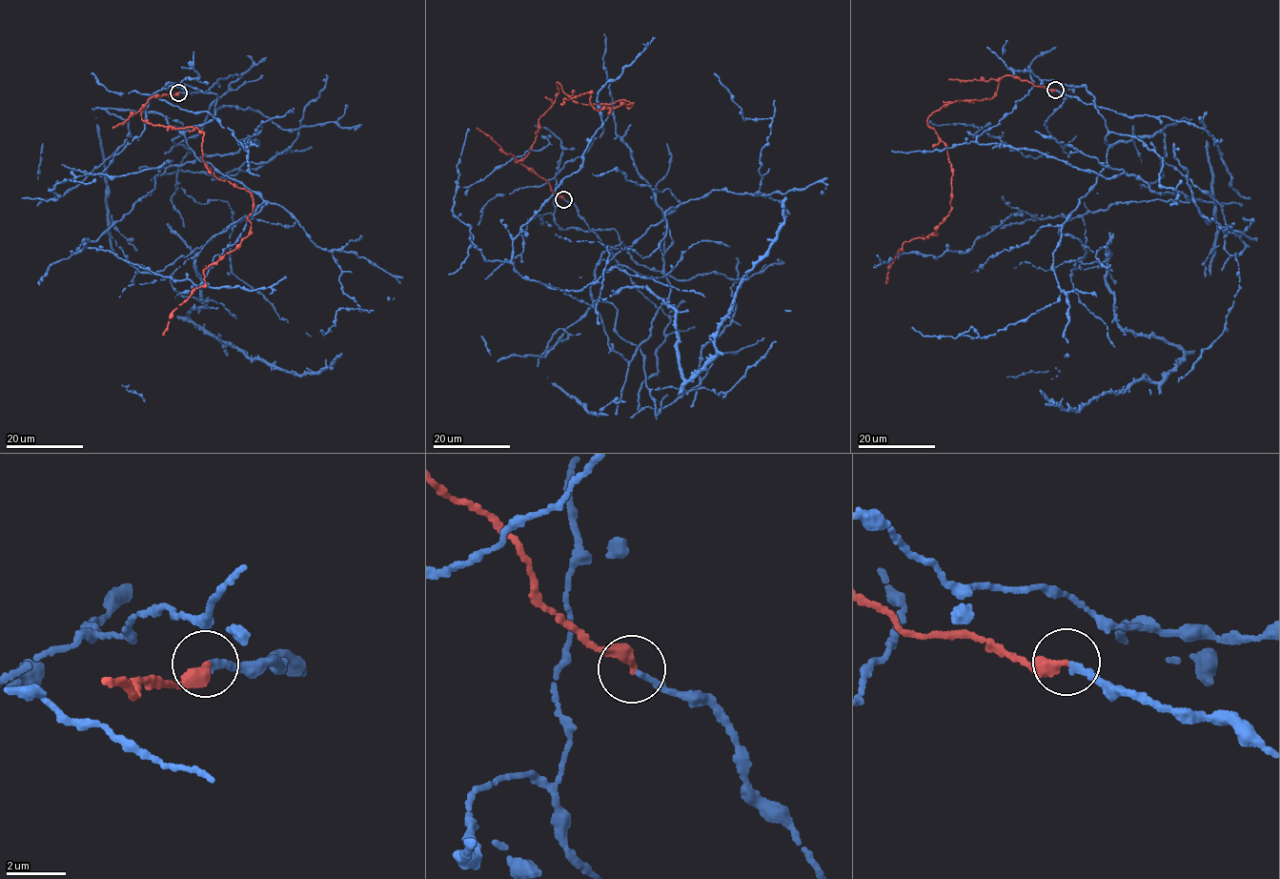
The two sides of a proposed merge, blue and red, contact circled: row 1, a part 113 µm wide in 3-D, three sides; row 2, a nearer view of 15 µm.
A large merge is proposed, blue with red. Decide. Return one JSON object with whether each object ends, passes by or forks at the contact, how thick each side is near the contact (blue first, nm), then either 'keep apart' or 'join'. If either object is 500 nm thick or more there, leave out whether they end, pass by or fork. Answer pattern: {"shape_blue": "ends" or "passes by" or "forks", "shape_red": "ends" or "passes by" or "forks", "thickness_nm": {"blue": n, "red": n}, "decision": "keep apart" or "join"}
{"shape_blue": "ends", "shape_red": "ends", "thickness_nm": {"blue": 260, "red": 360}, "decision": "join"}

